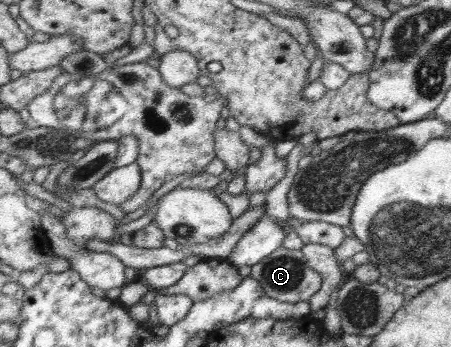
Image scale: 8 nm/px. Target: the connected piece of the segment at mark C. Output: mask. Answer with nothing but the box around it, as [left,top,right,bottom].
[249,247,323,302]

